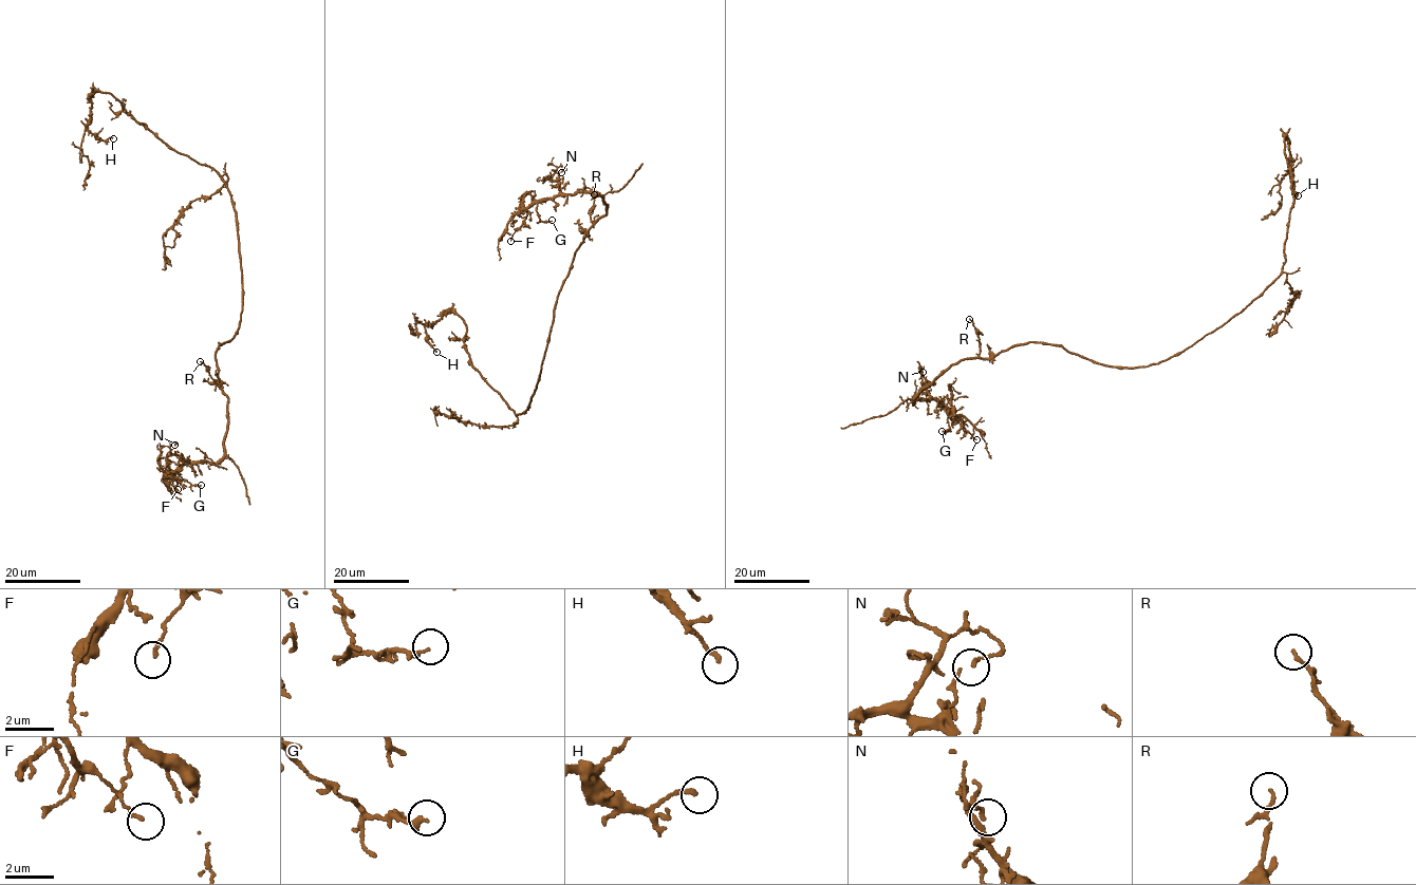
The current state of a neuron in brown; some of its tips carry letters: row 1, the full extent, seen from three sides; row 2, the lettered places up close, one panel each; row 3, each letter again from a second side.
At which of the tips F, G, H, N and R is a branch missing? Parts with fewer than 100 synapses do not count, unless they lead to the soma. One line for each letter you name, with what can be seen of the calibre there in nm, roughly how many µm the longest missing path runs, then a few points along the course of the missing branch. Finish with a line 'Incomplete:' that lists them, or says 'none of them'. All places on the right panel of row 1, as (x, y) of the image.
Incomplete: none of them

